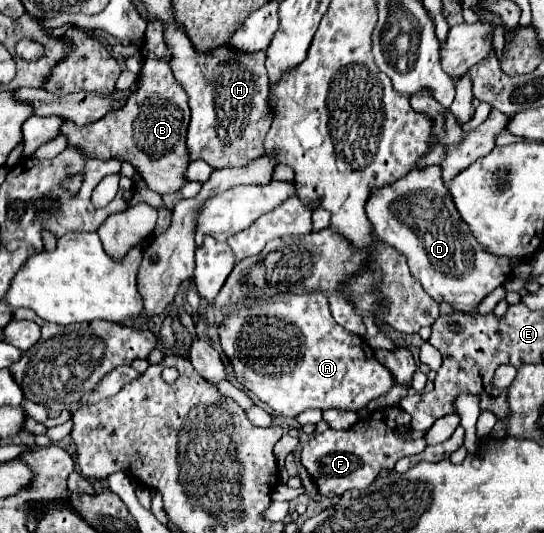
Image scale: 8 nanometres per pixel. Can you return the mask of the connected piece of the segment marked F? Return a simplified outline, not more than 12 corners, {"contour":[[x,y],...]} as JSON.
{"contour":[[398,407],[302,447],[326,497],[364,489],[380,467],[424,451]]}

